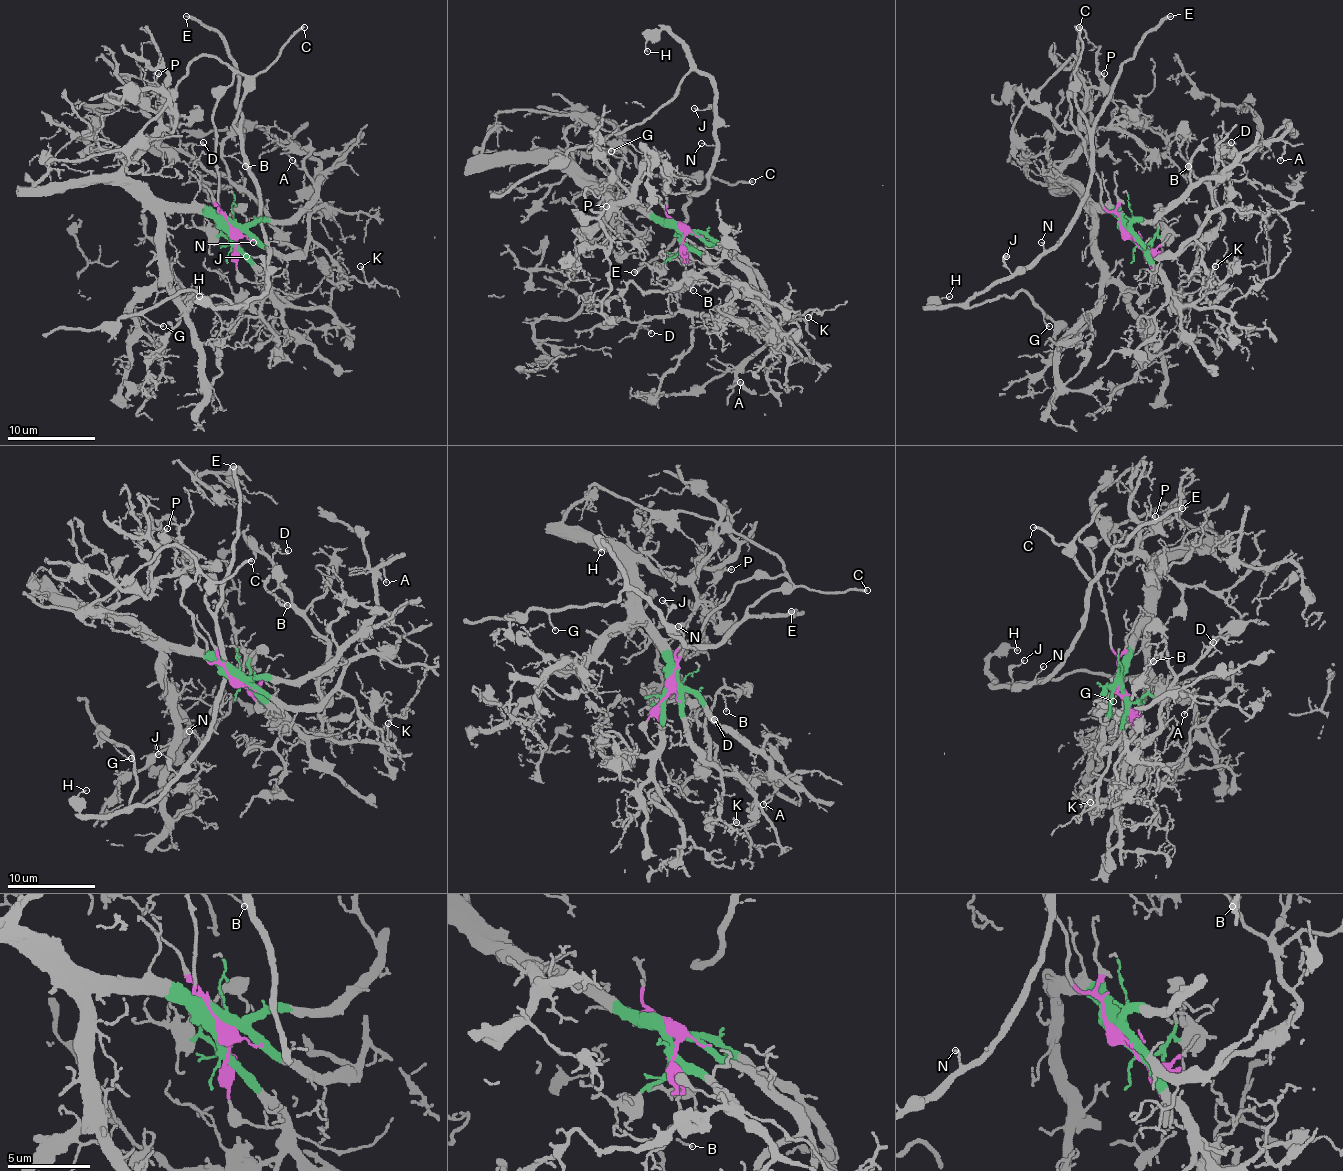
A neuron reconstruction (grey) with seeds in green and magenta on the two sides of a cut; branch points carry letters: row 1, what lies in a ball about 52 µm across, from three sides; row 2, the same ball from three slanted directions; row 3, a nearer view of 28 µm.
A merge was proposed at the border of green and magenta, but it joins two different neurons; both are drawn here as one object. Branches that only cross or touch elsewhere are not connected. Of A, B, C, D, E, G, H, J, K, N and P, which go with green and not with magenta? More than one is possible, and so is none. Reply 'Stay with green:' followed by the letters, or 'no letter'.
Stay with green: A, B, D, K, P

